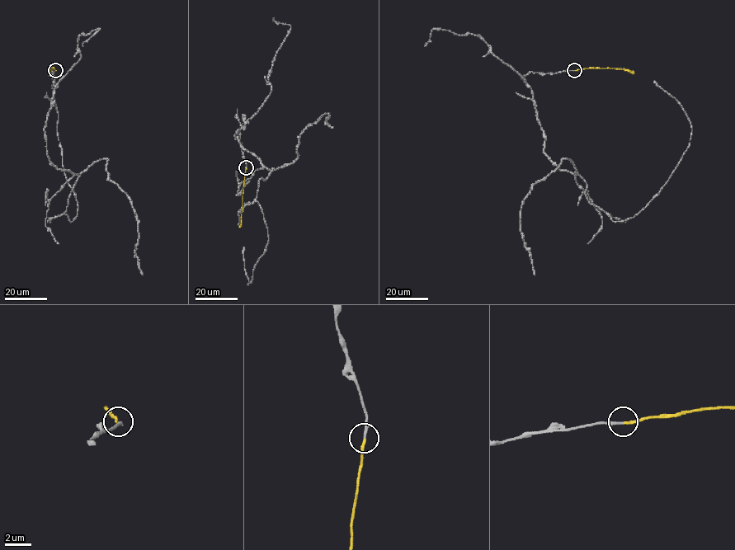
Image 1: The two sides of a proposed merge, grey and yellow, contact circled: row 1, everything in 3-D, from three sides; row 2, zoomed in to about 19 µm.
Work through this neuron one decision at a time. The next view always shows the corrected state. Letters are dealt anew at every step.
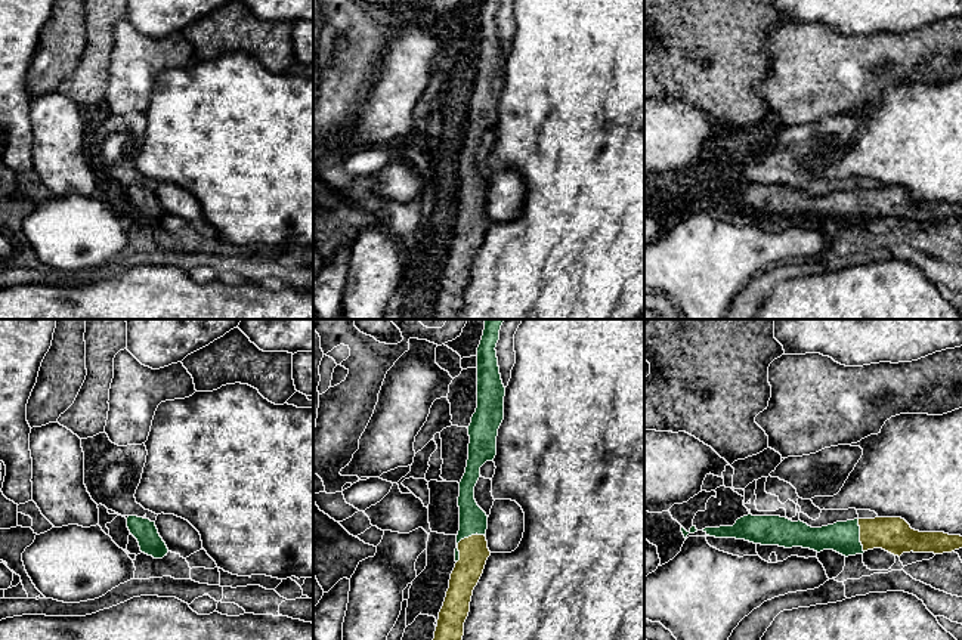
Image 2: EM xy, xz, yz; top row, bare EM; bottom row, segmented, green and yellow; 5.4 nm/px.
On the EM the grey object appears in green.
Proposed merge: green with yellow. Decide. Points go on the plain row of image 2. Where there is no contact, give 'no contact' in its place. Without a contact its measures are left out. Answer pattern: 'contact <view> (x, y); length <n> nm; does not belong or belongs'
contact xz (461, 207); length 220 nm; belongs

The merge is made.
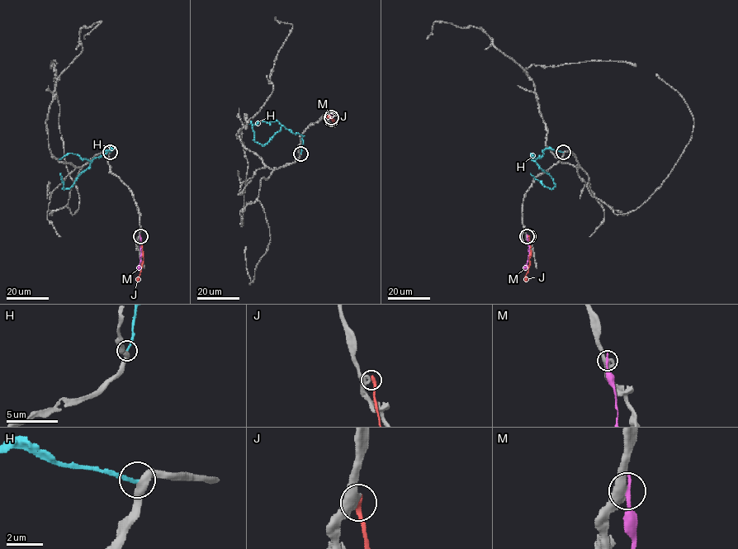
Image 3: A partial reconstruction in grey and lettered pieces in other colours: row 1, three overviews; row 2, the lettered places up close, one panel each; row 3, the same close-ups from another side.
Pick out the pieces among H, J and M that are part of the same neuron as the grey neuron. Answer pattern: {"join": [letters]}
{"join": []}

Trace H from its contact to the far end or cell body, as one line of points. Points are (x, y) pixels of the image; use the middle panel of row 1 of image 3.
H: (300, 153), (302, 135), (283, 125), (264, 146), (254, 140), (251, 120)

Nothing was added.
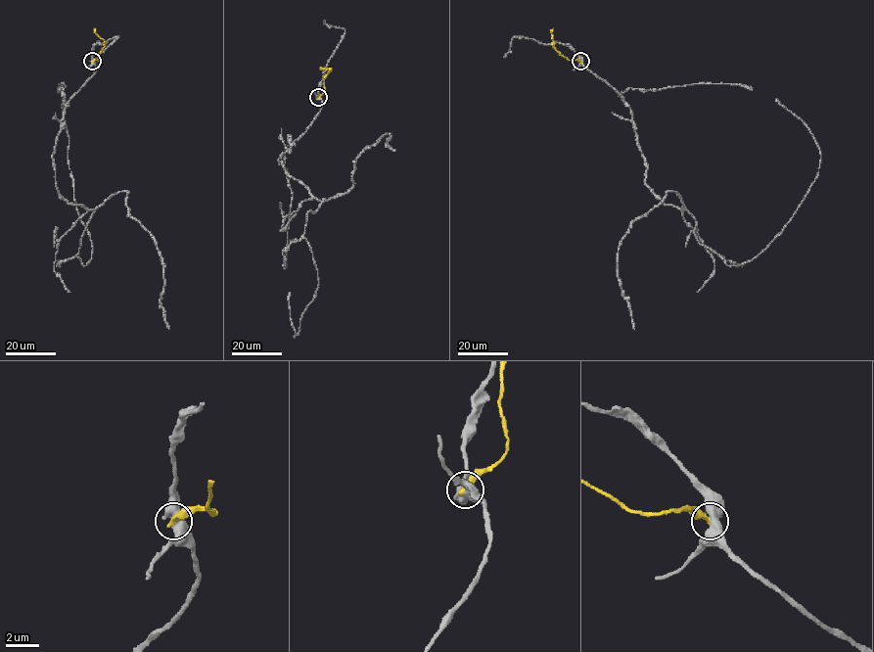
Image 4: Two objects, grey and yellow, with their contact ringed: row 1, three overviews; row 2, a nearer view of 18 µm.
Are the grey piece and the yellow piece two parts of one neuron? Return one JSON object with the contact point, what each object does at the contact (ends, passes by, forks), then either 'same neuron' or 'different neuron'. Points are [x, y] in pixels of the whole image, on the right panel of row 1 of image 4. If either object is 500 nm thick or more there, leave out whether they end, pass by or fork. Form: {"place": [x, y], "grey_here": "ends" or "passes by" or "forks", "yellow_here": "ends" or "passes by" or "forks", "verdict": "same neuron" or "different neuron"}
{"place": [580, 61], "verdict": "different neuron"}

